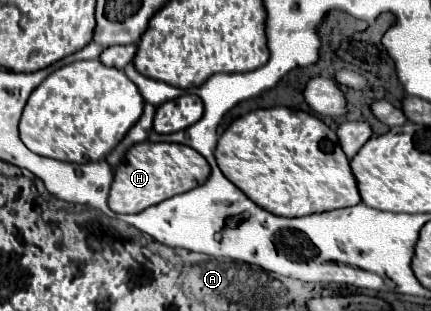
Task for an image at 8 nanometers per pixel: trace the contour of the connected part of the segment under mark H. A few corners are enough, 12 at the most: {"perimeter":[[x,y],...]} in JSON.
{"perimeter":[[179,143],[133,145],[109,193],[115,213],[139,213],[209,177]]}

